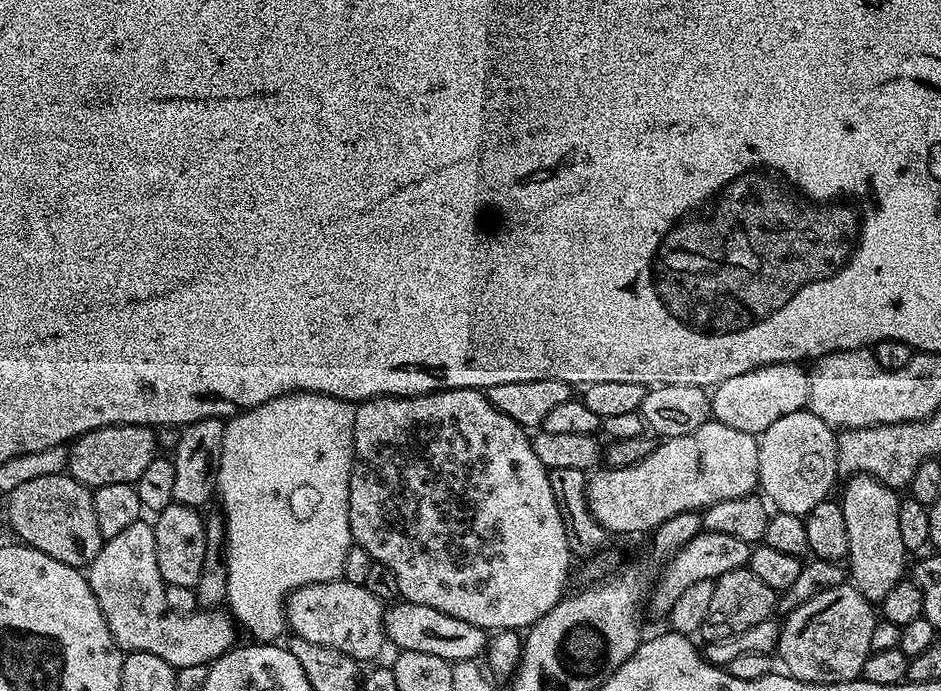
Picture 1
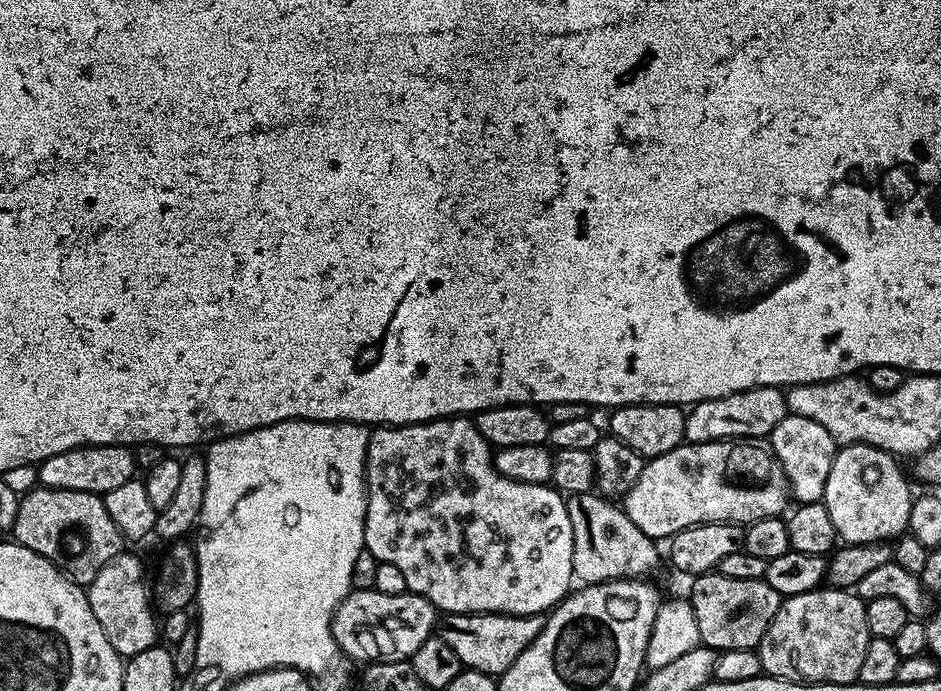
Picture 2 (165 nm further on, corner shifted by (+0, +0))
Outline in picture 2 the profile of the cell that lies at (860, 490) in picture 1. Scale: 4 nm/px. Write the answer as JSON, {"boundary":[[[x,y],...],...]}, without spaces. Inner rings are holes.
{"boundary":[[[846,444],[837,451],[822,502],[830,510],[836,535],[844,544],[882,544],[908,532],[914,492],[908,489],[900,464],[892,453],[869,444]]]}

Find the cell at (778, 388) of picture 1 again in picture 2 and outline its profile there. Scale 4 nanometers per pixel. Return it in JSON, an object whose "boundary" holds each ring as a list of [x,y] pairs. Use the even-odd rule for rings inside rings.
{"boundary":[[[751,388],[726,398],[703,400],[687,409],[685,441],[689,444],[714,442],[715,440],[738,440],[741,438],[771,437],[774,426],[789,415],[788,397],[778,388]]]}

